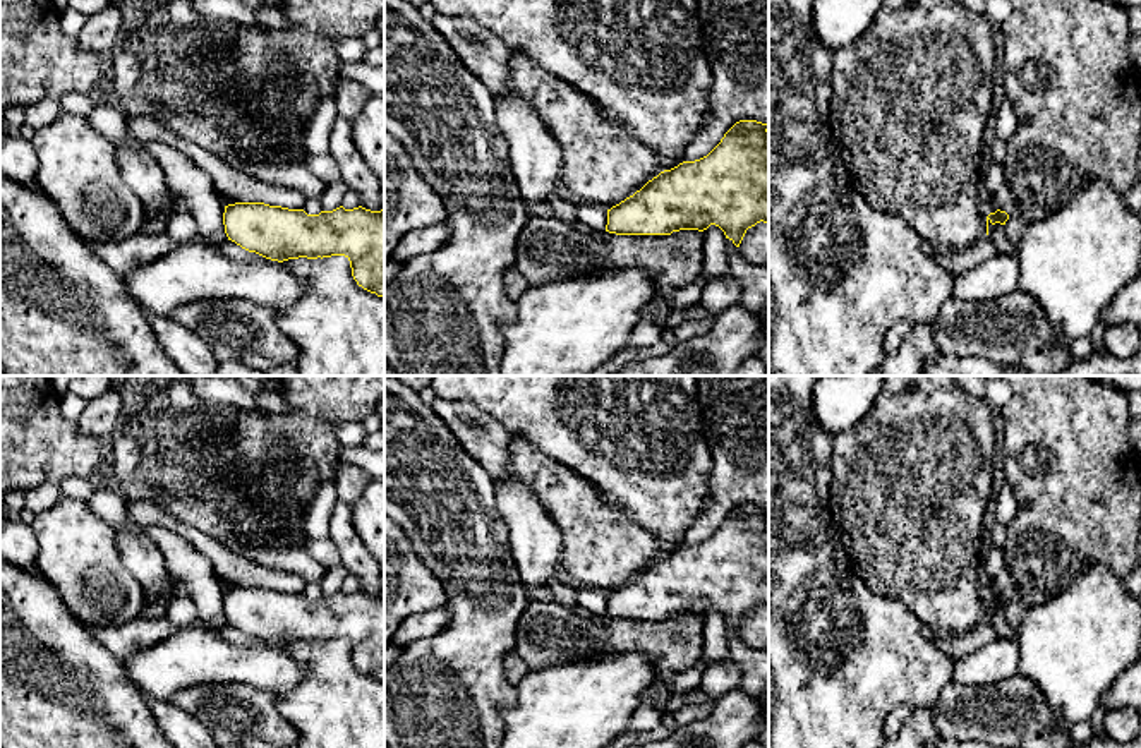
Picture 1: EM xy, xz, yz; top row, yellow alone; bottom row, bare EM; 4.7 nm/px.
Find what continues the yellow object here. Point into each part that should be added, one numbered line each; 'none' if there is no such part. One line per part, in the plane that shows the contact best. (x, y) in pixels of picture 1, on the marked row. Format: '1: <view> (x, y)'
none

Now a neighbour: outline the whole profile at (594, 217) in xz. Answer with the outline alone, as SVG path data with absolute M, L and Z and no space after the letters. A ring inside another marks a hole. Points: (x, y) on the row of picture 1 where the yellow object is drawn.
M575 201L578 221L595 232L606 232L607 208Z

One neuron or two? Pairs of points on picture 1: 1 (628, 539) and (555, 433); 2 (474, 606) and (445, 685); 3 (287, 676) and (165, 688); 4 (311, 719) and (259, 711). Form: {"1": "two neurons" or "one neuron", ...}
{"1": "two neurons", "2": "one neuron", "3": "one neuron", "4": "two neurons"}

